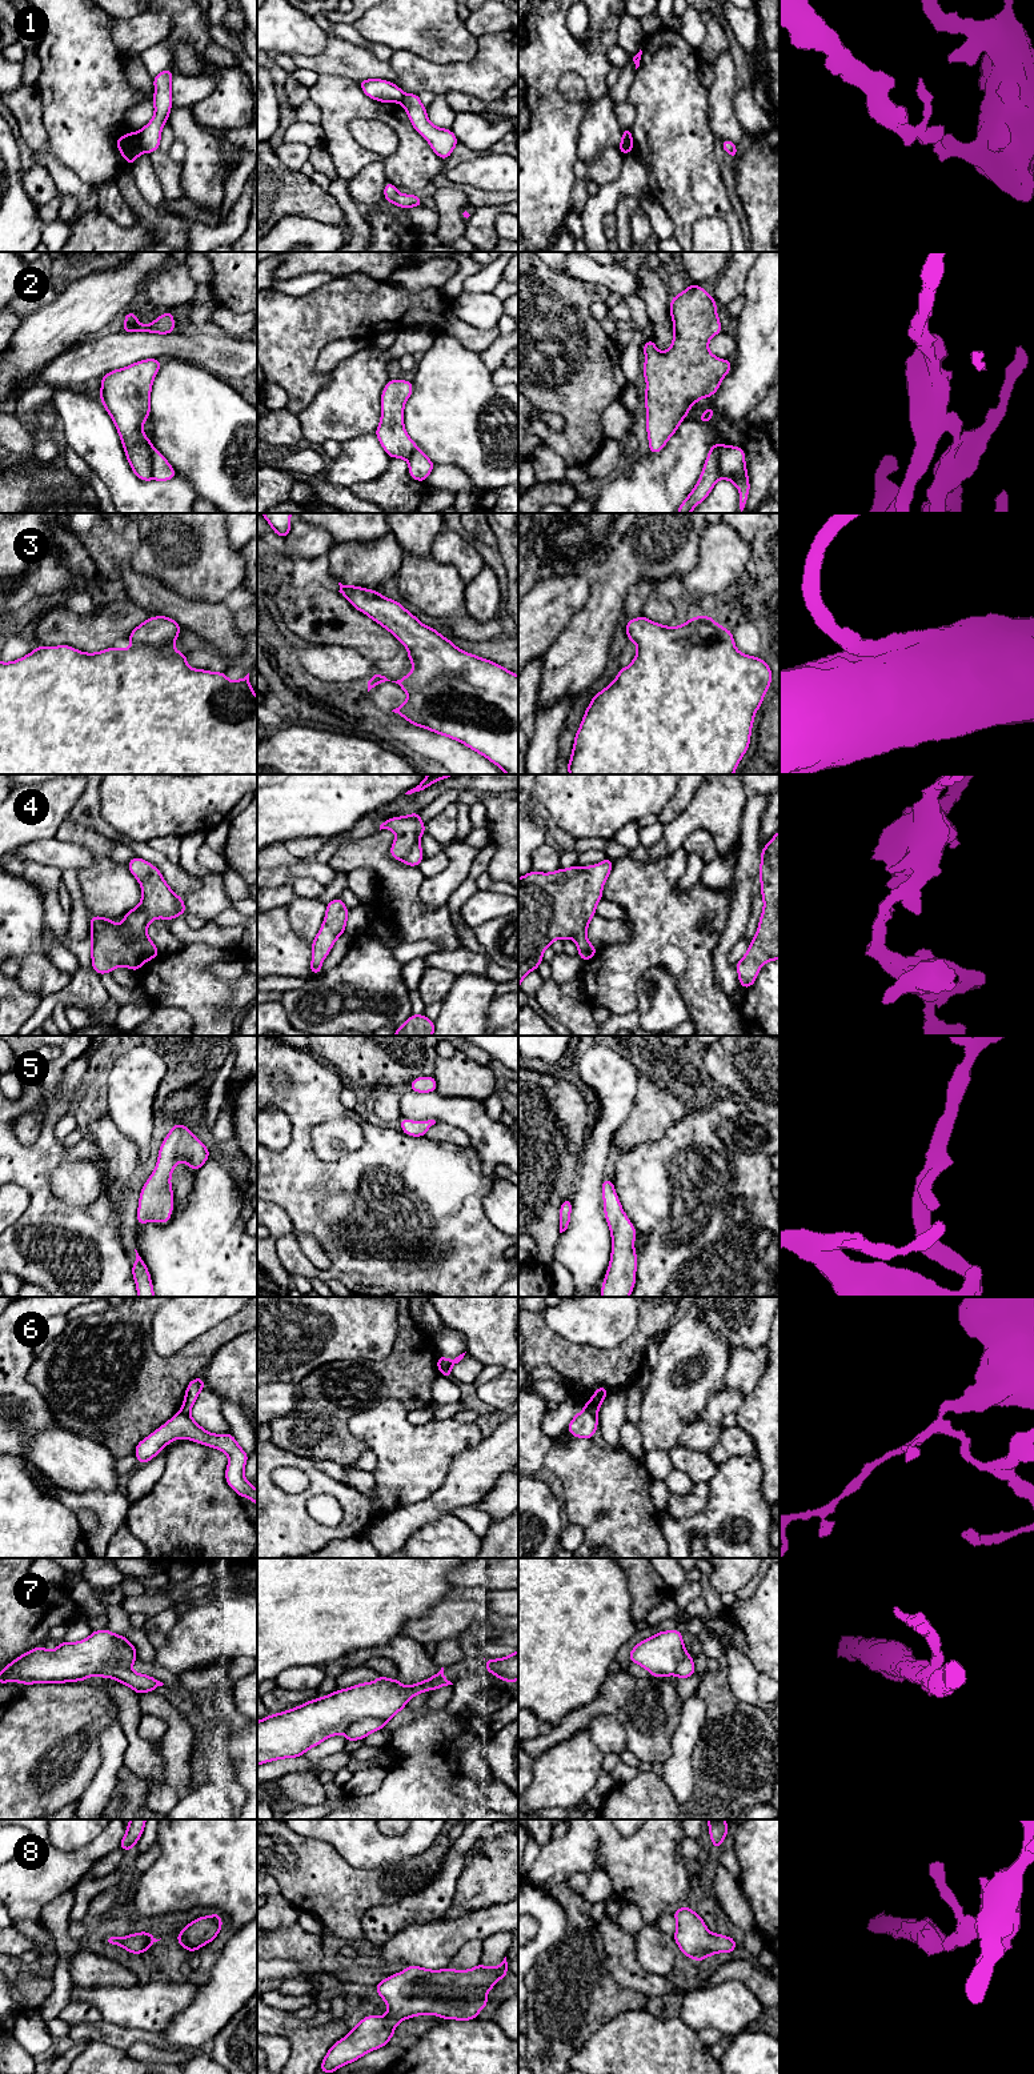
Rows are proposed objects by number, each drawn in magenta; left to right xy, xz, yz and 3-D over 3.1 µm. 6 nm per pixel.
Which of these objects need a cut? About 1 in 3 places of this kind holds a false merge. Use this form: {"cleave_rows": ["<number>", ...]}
{"cleave_rows": ["1", "2", "6", "7"]}

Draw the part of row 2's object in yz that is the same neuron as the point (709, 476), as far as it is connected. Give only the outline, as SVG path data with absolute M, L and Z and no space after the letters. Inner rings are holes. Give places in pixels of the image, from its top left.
M716 443L712 444L698 483L682 501L677 513L690 513L712 492L713 487L720 480L720 449L721 445Z

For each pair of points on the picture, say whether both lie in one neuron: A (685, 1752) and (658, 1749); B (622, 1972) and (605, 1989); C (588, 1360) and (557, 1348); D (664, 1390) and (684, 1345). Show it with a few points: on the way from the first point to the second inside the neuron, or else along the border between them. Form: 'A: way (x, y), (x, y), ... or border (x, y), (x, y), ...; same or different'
A: border (678, 1720), (670, 1742), (670, 1754), (662, 1762); different
B: border (604, 1950), (608, 1972), (621, 1985), (642, 1994); different
C: way (580, 1360), (569, 1360), (565, 1356); same
D: way (664, 1380), (666, 1370), (677, 1356); same

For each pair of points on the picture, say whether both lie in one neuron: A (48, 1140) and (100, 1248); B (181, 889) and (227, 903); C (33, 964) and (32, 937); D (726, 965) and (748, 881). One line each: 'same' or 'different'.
A: same
B: different
C: different
D: same

